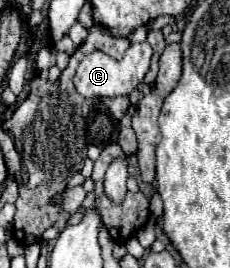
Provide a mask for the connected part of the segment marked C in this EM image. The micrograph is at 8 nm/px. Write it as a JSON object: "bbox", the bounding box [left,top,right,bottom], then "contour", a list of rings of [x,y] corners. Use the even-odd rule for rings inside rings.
{"bbox":[73,42,153,98],"contour":[[[147,42],[131,44],[131,48],[125,52],[125,56],[121,60],[113,60],[111,56],[107,56],[103,52],[91,52],[89,56],[85,56],[81,60],[81,64],[77,68],[73,80],[75,88],[86,98],[129,96],[135,90],[135,86],[139,86],[143,82],[143,76],[149,70],[151,54],[153,54],[153,50]]]}

